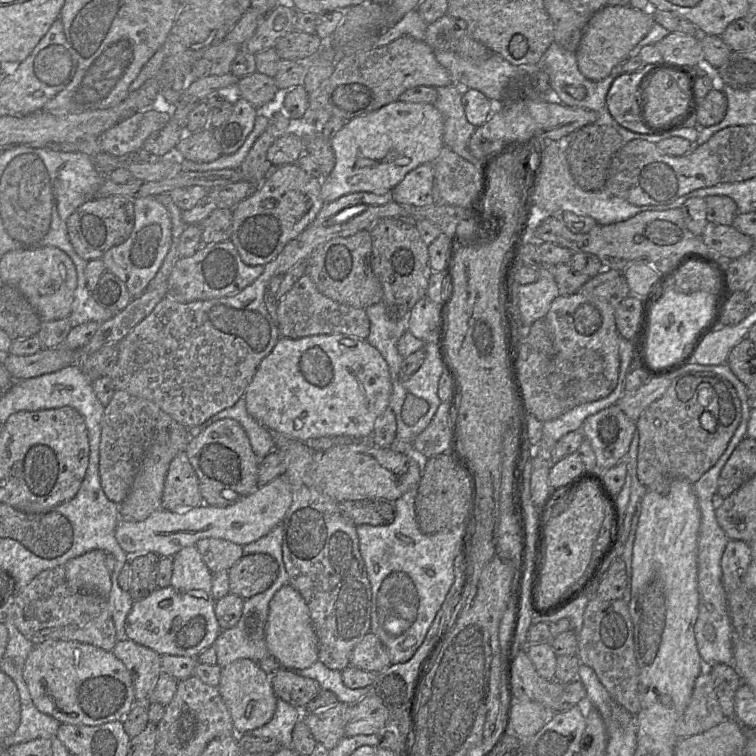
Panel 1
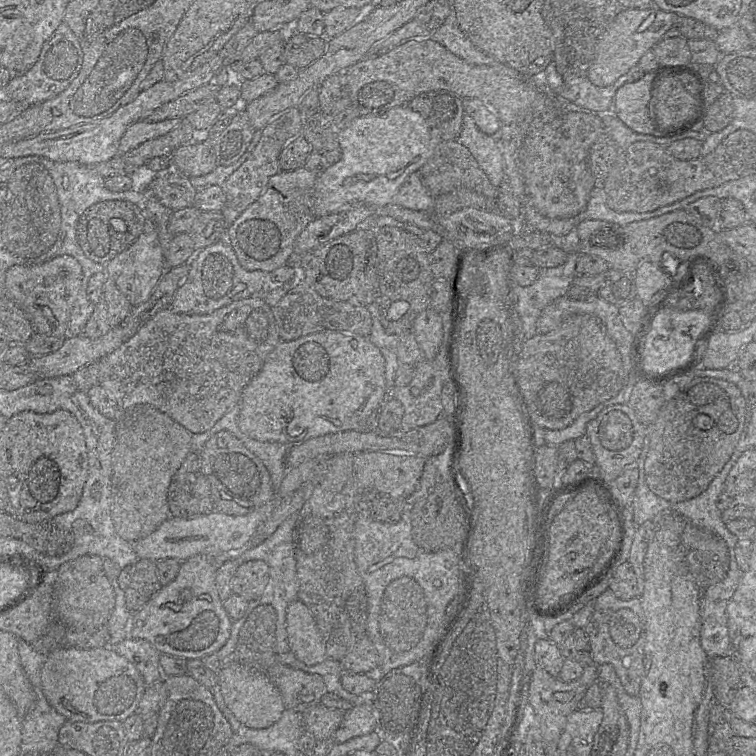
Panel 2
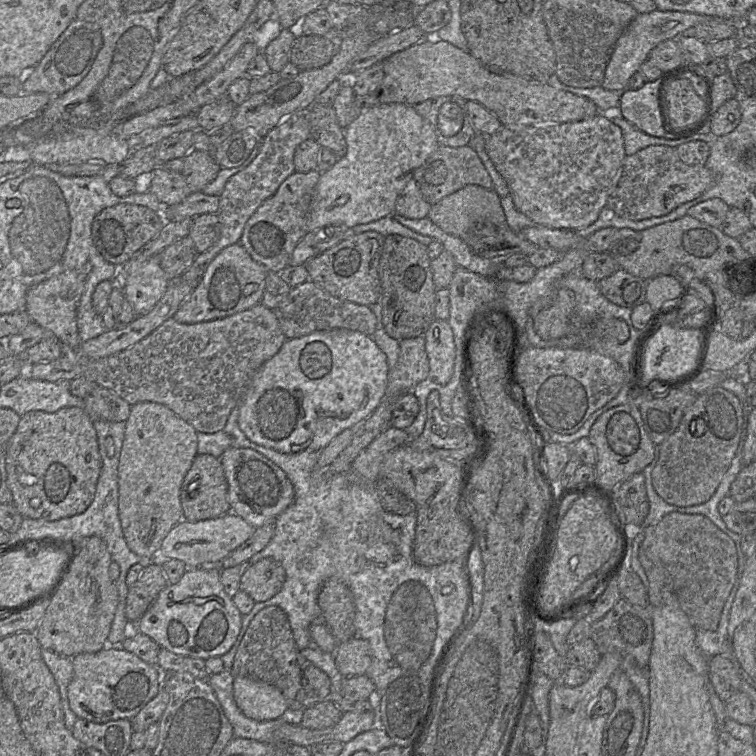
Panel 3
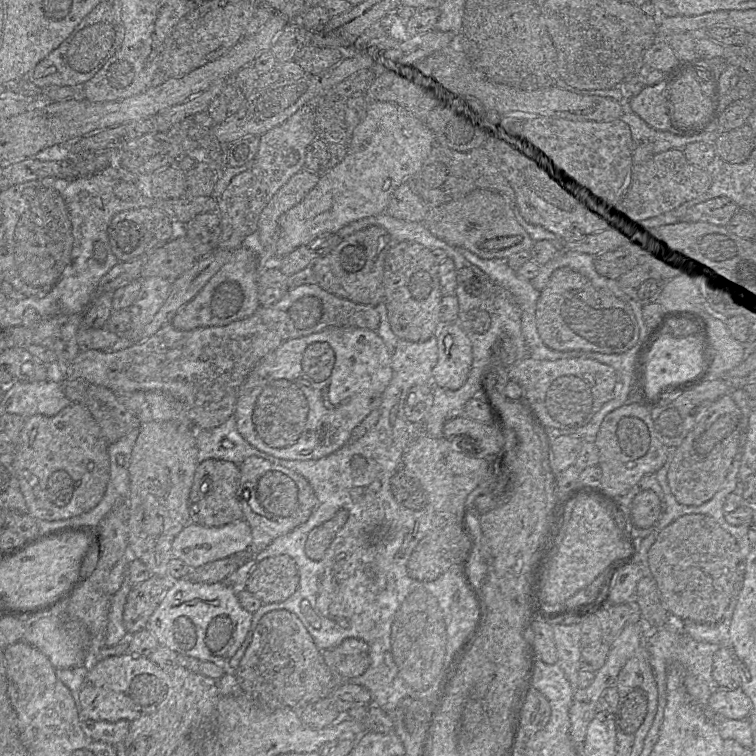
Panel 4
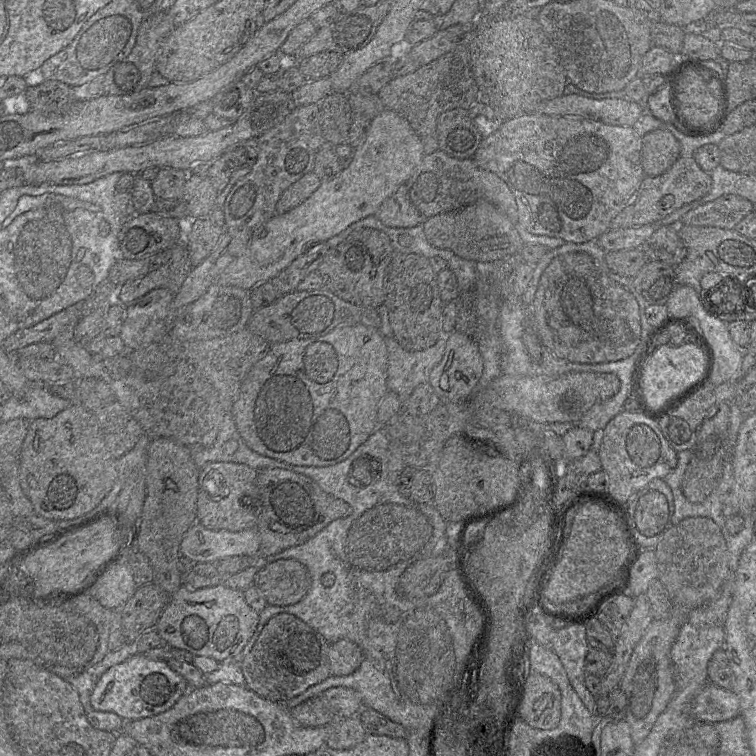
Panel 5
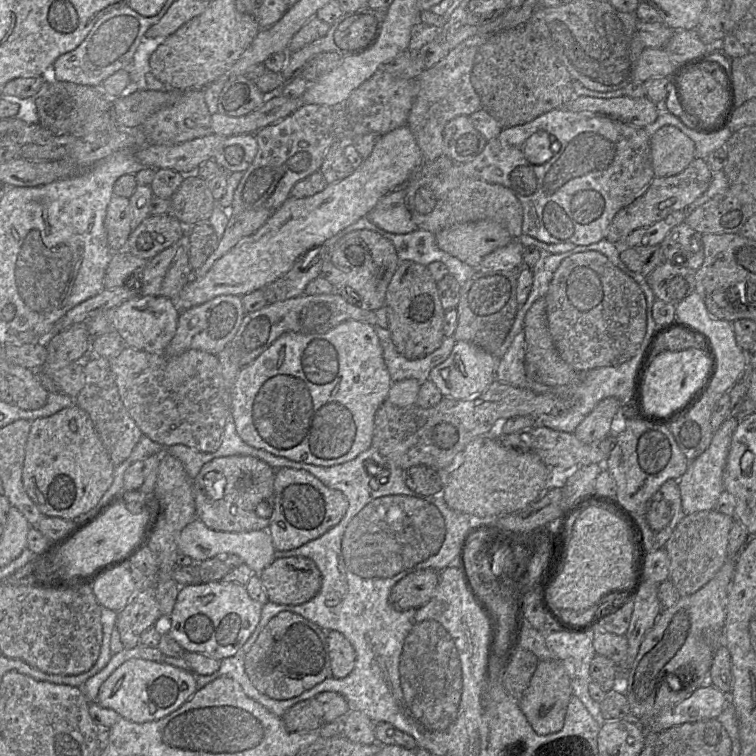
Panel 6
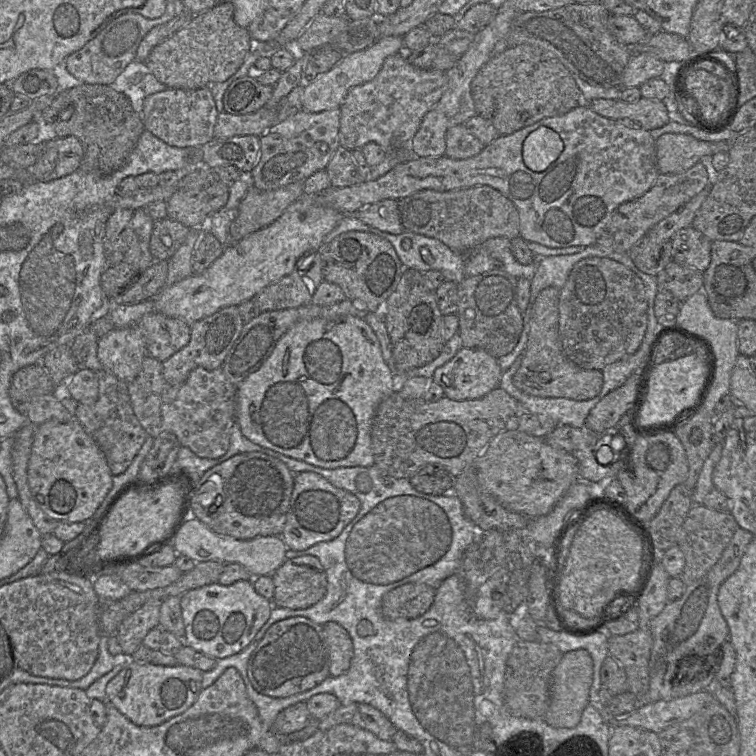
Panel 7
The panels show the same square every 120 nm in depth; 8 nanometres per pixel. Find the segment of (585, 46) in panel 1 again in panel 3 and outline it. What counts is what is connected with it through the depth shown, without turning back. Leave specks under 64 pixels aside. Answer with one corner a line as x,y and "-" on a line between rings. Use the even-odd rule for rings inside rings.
658,9
646,14
638,14
628,25
616,42
607,64
601,87
607,90
622,89
641,64
648,59
649,53
658,44
666,40
678,39
685,30
698,24
718,25
735,23
722,18
680,11
660,11

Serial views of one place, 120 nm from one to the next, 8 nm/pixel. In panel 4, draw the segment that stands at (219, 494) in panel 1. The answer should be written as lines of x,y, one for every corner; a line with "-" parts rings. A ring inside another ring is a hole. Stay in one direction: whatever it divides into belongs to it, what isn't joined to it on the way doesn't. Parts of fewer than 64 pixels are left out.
248,457
239,468
241,484
237,495
244,520
252,531
252,542
248,551
254,557
274,539
307,521
317,505
317,498
310,483
302,475
263,458

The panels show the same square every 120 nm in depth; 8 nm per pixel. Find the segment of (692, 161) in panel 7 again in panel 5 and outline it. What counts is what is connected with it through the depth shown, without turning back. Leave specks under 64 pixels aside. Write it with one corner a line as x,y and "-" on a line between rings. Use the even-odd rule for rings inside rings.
653,130
641,137
641,165
645,176
664,174
680,157
680,144
667,130

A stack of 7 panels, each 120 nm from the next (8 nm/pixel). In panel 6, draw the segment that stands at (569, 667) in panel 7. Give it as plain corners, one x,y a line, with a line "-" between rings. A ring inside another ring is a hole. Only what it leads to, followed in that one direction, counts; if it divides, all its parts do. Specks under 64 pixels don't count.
558,659
540,661
529,686
519,701
519,706
536,733
552,734
559,732
564,727
572,694
571,678
564,664

